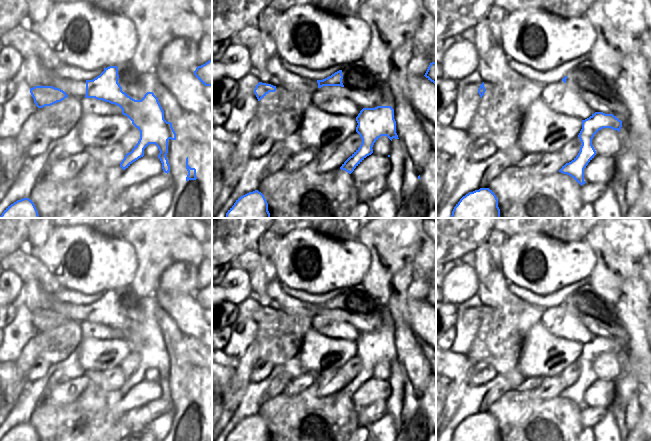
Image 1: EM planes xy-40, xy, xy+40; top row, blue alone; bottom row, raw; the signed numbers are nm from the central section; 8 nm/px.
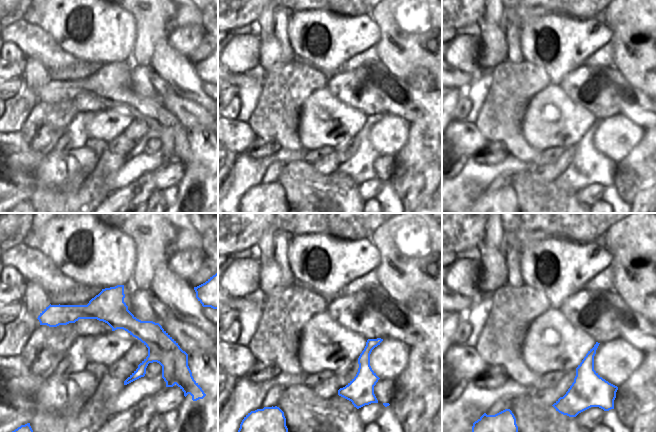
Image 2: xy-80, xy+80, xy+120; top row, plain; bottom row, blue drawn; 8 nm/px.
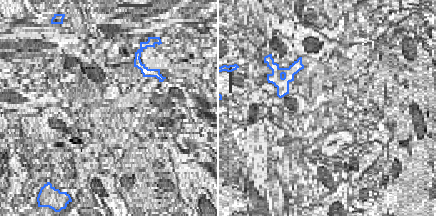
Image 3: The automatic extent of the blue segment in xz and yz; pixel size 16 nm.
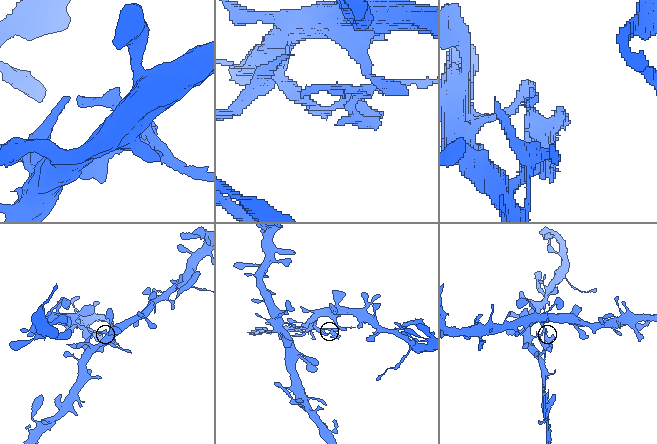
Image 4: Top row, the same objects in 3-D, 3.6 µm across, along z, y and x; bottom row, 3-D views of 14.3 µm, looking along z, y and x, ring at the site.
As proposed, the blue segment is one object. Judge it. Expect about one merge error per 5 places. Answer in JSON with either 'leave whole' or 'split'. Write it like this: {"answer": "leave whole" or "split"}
{"answer": "leave whole"}

